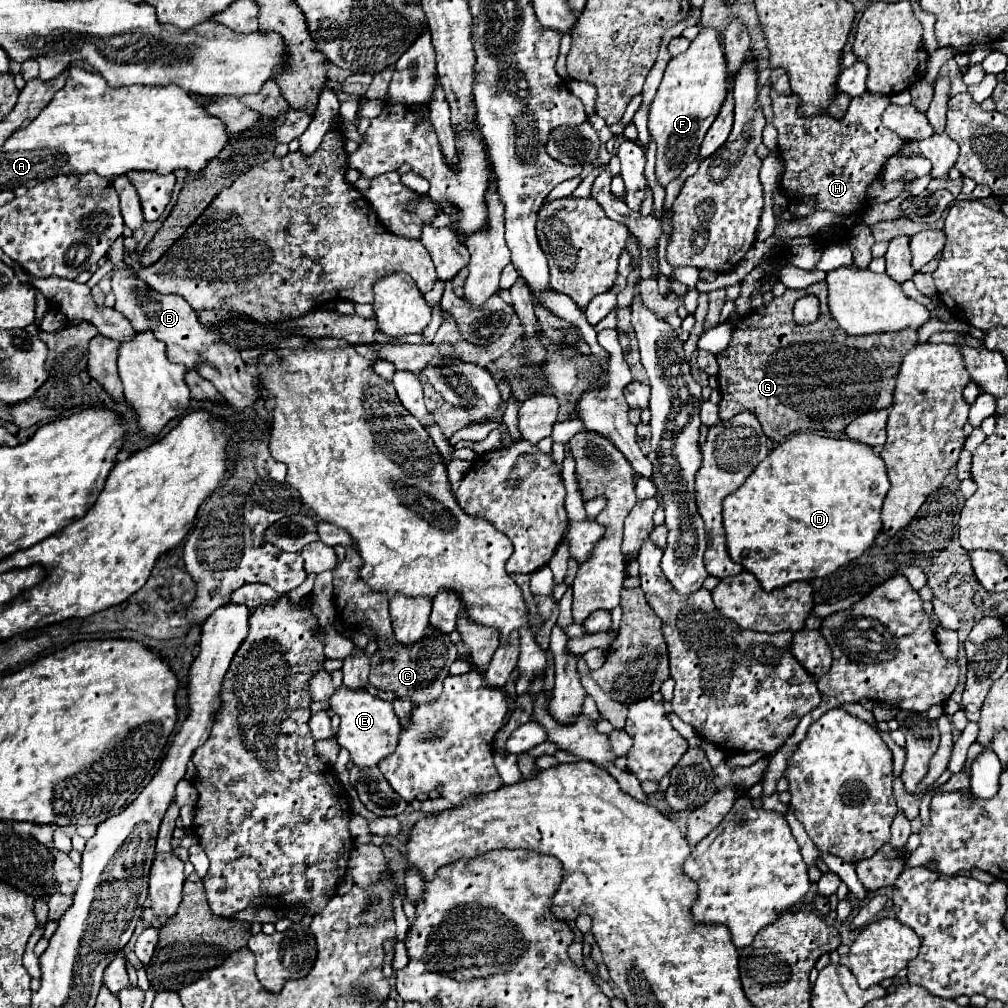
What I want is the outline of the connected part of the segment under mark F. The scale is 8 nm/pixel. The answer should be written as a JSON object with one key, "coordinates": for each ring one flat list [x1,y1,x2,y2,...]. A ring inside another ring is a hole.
{"coordinates":[[702,27,688,51,668,61,662,83,650,105,648,131,658,145,656,179,662,187,674,181,686,169,686,165,698,157,700,143,718,115,718,109,726,97,726,89,726,61,720,37,714,29]]}

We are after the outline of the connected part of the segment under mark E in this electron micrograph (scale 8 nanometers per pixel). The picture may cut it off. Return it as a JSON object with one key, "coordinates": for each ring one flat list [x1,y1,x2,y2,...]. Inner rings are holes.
{"coordinates":[[348,687,336,689,330,707,340,717,340,729,338,729,338,743,340,747,350,751,350,761,356,767,376,767,382,757,388,757,398,747,398,737,402,733,400,719,396,717,392,703,380,699,378,695,370,695,366,689,362,691,350,691]]}

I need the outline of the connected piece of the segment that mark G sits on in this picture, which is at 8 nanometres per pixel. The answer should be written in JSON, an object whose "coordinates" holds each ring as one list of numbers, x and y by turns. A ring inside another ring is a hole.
{"coordinates":[[814,283,800,291,786,289,786,293,772,299,768,307,762,305,746,313,734,327,730,349,716,355,722,393,718,405,720,419,728,421,736,413,750,411,760,421,766,437,782,443,788,435,800,431,838,433,864,413,888,409,892,405,894,381,902,357,916,345,916,331,904,329,902,333,876,333,870,337,822,333,830,329,836,331,840,327,830,317,826,283],[804,293,812,293,820,299,820,317,808,327,800,327,792,319,792,307],[838,341,848,347,844,355,842,351,838,355]]}

